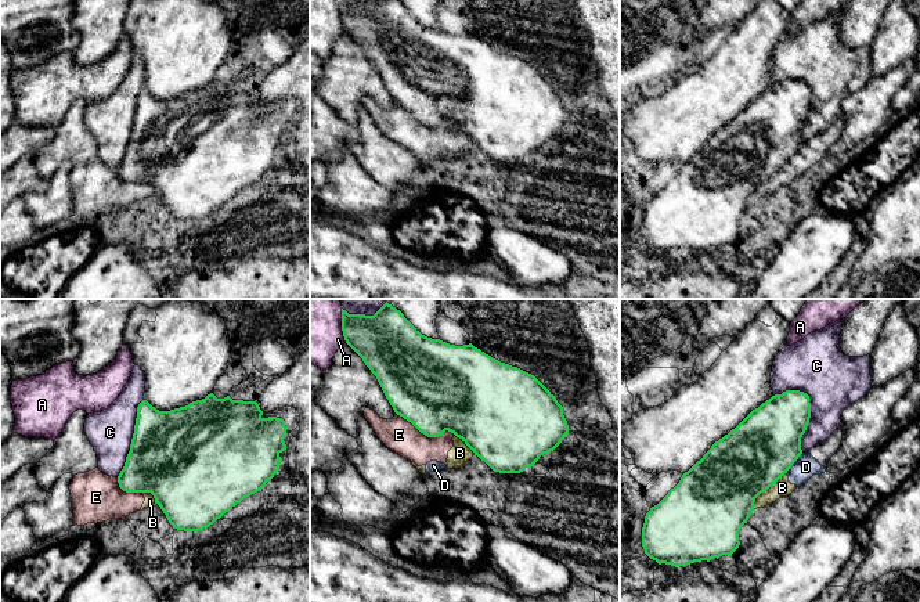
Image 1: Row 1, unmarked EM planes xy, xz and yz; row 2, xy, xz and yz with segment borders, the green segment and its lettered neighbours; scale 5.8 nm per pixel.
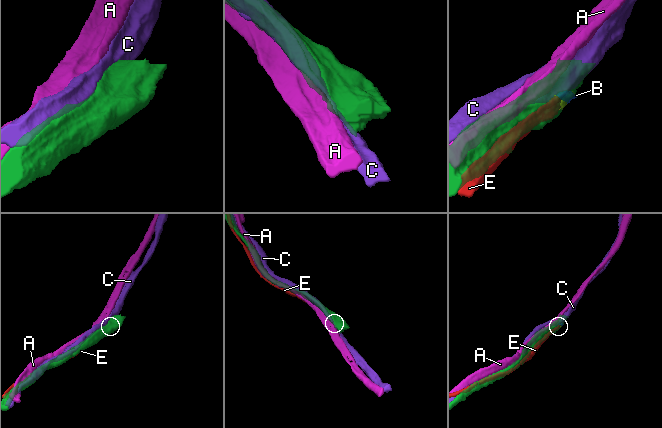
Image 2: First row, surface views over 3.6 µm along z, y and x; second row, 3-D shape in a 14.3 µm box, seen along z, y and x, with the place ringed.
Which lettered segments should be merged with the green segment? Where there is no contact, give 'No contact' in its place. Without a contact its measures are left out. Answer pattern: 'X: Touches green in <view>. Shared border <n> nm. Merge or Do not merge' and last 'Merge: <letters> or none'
A: Touches green in xz. Shared border 190 nm. Do not merge
B: Touches green in yz. Shared border 300 nm. Do not merge
C: Touches green in yz. Shared border 380 nm. Do not merge
D: Touches green in yz. Shared border 160 nm. Do not merge
E: Touches green in xz. Shared border 380 nm. Do not merge
Merge: none

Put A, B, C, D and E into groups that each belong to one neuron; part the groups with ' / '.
A / B D E / C

